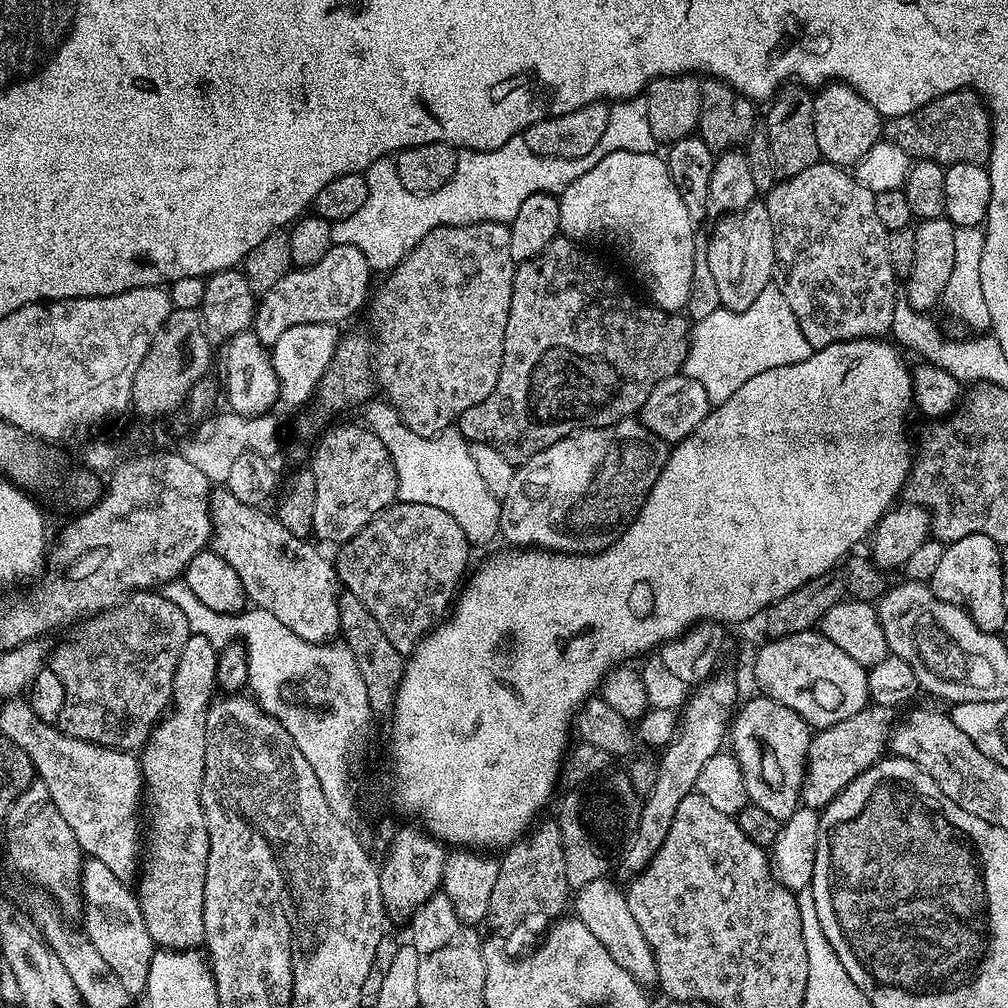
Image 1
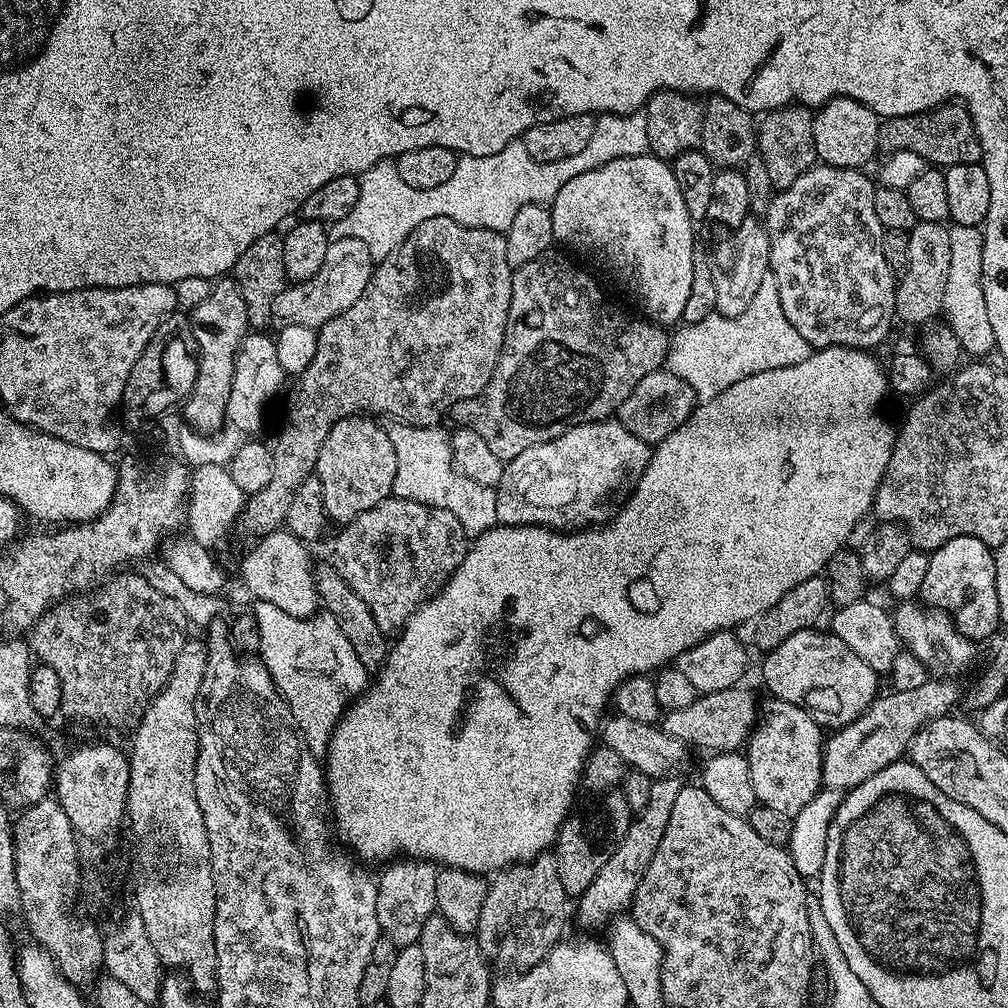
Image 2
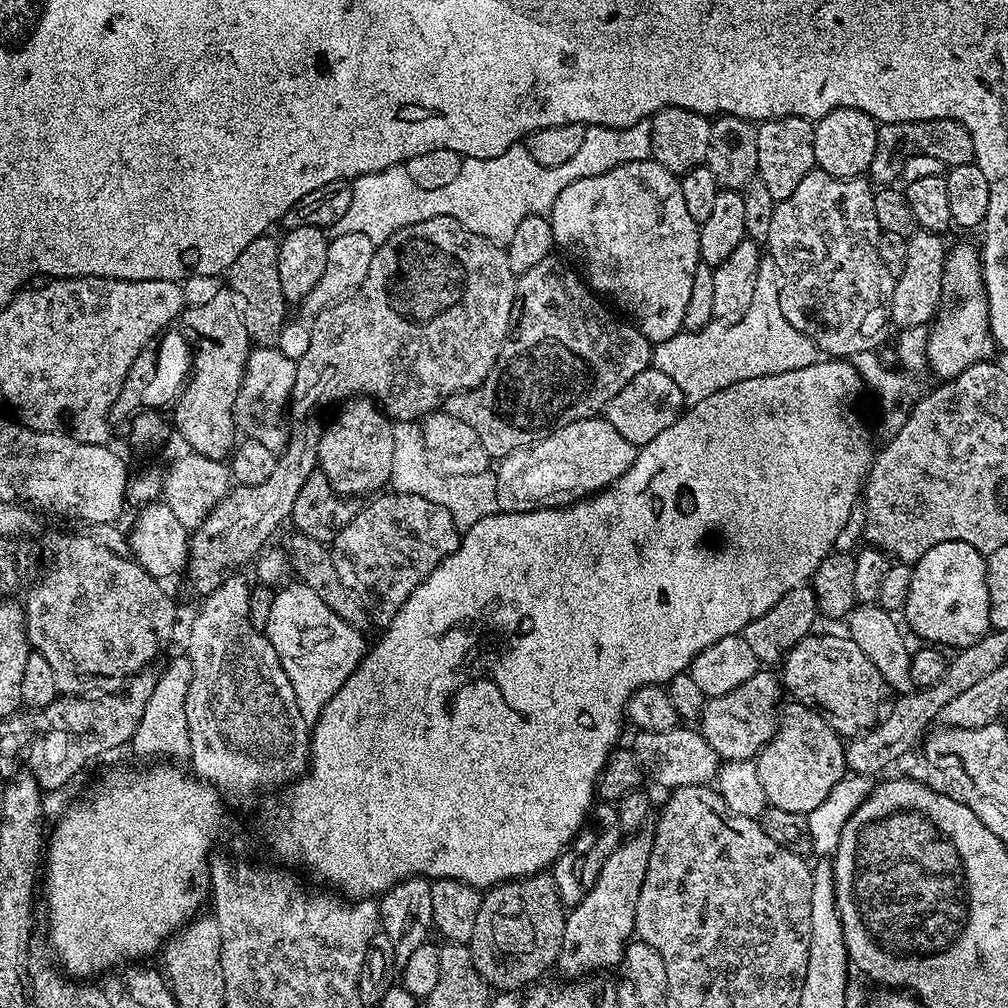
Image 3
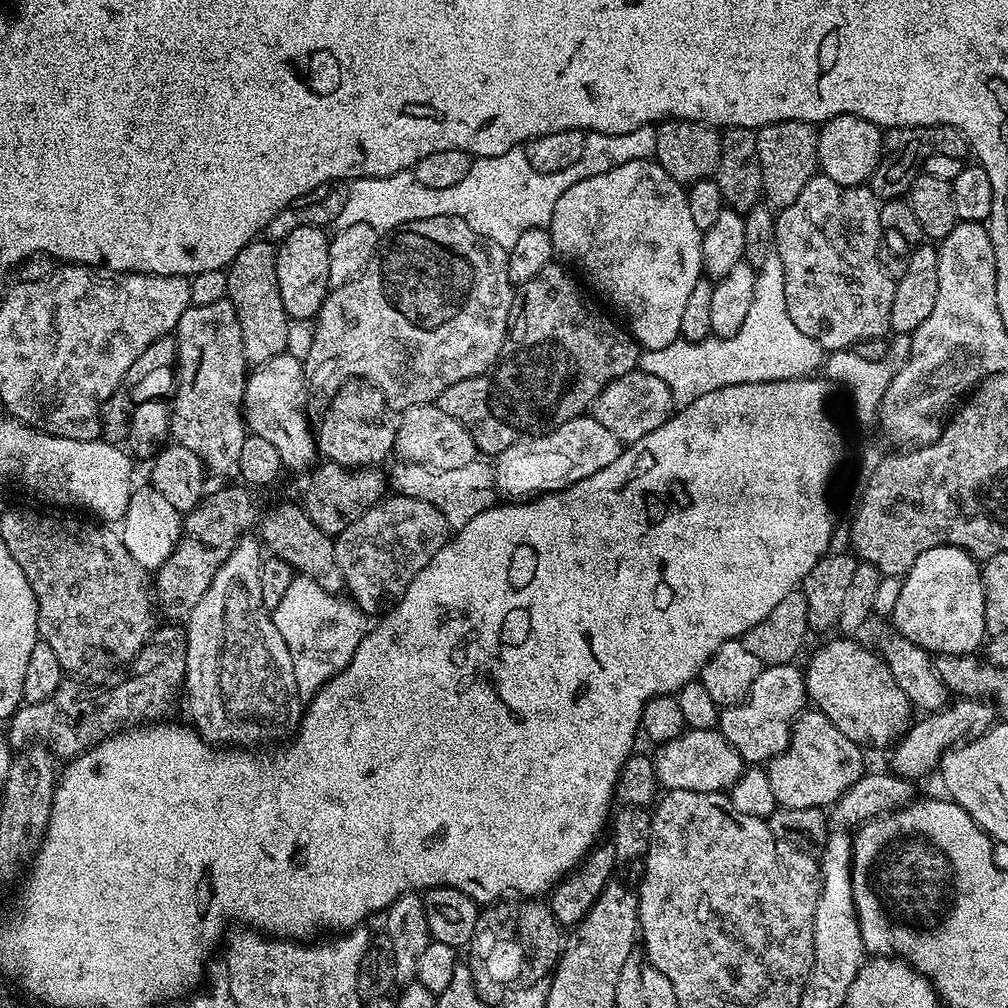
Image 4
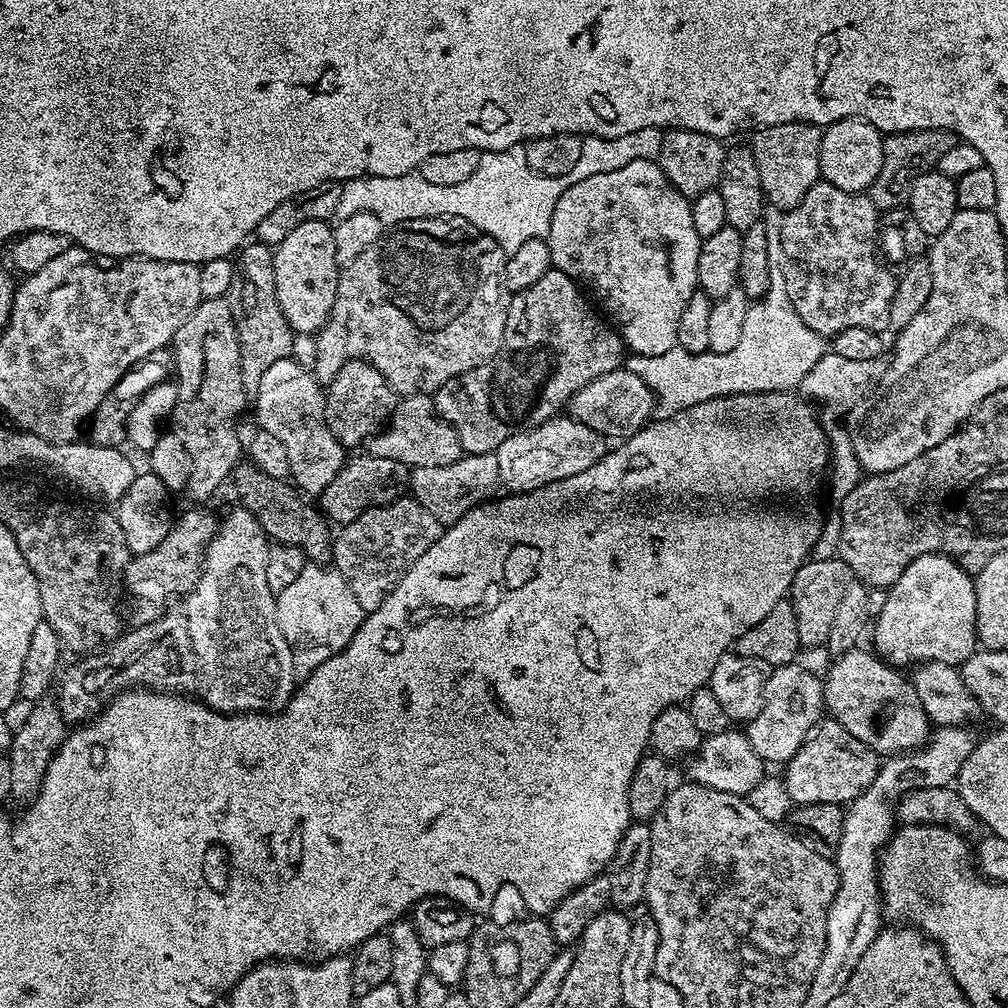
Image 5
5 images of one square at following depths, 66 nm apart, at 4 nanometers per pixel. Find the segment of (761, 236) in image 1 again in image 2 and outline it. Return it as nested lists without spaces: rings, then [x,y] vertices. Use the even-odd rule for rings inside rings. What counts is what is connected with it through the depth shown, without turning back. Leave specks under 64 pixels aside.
[[[756,218],[742,221],[725,236],[728,237],[717,246],[716,253],[713,251],[710,256],[714,270],[714,287],[718,297],[716,312],[721,316],[741,316],[746,314],[746,306],[754,302],[754,294],[758,294],[762,278],[770,274],[772,267],[770,238],[767,227]]]

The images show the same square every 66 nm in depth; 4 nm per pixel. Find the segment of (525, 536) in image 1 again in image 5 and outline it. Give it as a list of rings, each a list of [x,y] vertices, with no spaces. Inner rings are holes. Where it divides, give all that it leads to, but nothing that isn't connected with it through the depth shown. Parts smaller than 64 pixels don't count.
[[[560,414],[541,424],[528,426],[525,432],[509,432],[502,446],[498,446],[494,453],[496,468],[500,472],[501,481],[512,487],[509,489],[541,488],[555,480],[582,474],[582,470],[590,470],[590,466],[594,466],[594,462],[604,456],[604,444],[605,437],[590,430],[590,426],[582,426],[582,422],[573,420],[567,414]]]

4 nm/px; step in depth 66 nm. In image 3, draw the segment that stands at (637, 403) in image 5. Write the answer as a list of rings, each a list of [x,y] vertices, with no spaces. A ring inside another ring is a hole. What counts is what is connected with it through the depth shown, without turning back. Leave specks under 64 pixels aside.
[[[649,366],[646,370],[642,370],[642,374],[638,374],[638,378],[622,386],[622,390],[614,394],[614,398],[610,398],[602,416],[610,422],[610,426],[614,426],[614,430],[618,430],[618,434],[622,434],[622,438],[626,438],[626,442],[642,446],[658,438],[658,434],[662,434],[666,426],[674,426],[674,422],[685,408],[686,401],[678,382]]]

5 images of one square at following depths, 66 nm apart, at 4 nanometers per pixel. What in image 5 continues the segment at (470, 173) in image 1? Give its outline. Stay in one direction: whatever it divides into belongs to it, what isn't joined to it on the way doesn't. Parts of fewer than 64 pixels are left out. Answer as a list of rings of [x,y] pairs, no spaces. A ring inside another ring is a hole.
[[[659,128],[634,130],[634,134],[622,134],[618,138],[585,136],[582,139],[582,154],[570,174],[558,178],[532,172],[526,162],[524,144],[516,144],[501,152],[485,152],[478,162],[478,170],[459,186],[433,186],[416,172],[407,172],[394,178],[363,176],[344,184],[342,198],[338,198],[337,221],[350,218],[350,214],[369,212],[385,226],[403,224],[405,220],[421,220],[431,216],[457,216],[466,218],[480,232],[485,232],[505,254],[518,250],[531,240],[543,240],[550,230],[550,218],[558,198],[574,182],[582,178],[594,178],[594,174],[610,174],[610,170],[622,170],[630,162],[656,160],[662,150],[664,132]]]

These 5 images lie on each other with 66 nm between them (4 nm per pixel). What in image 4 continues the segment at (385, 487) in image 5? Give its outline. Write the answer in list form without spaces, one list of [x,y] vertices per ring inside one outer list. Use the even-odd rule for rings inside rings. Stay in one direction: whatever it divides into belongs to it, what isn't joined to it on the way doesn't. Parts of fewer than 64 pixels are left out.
[[[331,462],[323,465],[325,468],[321,472],[313,471],[311,473],[312,481],[308,484],[308,489],[304,492],[304,500],[302,499],[302,507],[307,512],[310,522],[314,522],[314,526],[318,526],[325,534],[335,538],[339,532],[346,530],[346,526],[350,526],[350,522],[354,522],[368,508],[373,508],[386,495],[384,489],[384,480],[386,484],[386,476],[380,473],[379,467],[371,468],[341,468],[340,465]]]

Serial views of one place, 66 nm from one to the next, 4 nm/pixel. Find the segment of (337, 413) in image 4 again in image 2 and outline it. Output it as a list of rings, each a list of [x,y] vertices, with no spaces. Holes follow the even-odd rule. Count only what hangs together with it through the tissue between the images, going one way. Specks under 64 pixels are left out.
[[[363,415],[347,416],[339,420],[326,434],[322,450],[318,450],[318,462],[314,475],[322,482],[324,510],[329,521],[343,526],[358,518],[370,506],[378,506],[392,495],[394,478],[398,474],[398,458],[394,454],[394,442],[390,440],[387,427],[375,424],[375,419]]]

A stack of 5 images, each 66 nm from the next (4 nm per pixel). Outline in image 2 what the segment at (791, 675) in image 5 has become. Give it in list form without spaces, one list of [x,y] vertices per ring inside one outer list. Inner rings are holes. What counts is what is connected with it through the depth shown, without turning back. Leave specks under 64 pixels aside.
[[[744,686],[706,692],[697,698],[692,705],[685,709],[665,711],[662,716],[662,729],[668,735],[676,736],[682,741],[696,743],[700,748],[709,748],[709,753],[717,752],[740,752],[747,745],[749,736],[752,735],[758,723],[758,704],[756,708],[756,696],[747,692]]]

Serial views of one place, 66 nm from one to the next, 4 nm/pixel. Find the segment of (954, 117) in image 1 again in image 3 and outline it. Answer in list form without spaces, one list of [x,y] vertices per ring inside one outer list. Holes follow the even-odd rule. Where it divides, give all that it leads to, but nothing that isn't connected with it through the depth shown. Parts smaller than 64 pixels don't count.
[[[916,120],[912,124],[906,122],[890,122],[880,124],[876,129],[878,146],[874,150],[874,162],[870,169],[870,180],[876,186],[892,186],[901,179],[904,162],[909,155],[939,156],[946,166],[954,164],[971,164],[975,161],[974,142],[966,130],[953,120]]]

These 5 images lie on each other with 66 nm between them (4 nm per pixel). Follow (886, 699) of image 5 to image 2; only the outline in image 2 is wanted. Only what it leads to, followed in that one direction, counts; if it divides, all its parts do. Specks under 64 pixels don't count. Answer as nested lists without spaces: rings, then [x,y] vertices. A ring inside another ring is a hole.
[[[815,627],[790,634],[786,642],[771,649],[764,660],[764,684],[777,700],[798,704],[812,713],[813,720],[832,730],[854,722],[878,695],[878,674],[842,642],[842,638]]]

